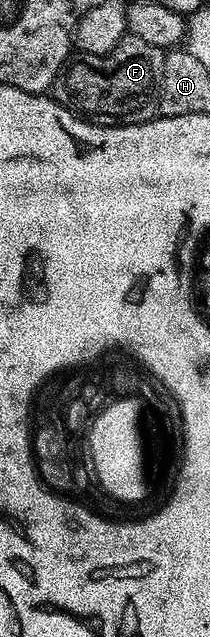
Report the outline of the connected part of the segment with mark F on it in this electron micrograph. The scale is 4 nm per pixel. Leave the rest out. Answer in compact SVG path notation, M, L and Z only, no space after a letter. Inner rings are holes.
M131 34L110 50L110 54L76 54L58 70L56 81L52 83L50 95L64 108L75 109L81 117L94 118L95 123L111 126L113 124L145 124L157 115L160 107L160 79L164 65L164 52Z

